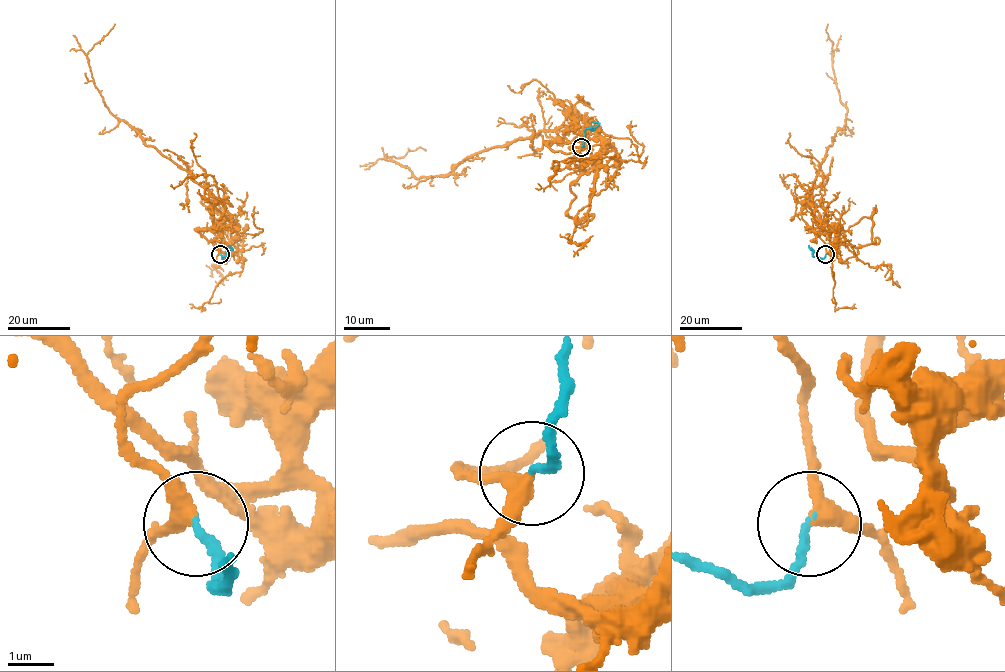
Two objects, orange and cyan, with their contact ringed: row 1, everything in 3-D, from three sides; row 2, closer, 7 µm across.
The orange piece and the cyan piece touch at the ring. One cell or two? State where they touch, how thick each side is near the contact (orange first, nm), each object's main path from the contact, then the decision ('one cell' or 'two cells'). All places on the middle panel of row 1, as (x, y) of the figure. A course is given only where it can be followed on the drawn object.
at (581, 147); 320 nm thick on the orange side, 180 nm on the other; orange runs (581, 147), (583, 129), (597, 129), (545, 129), (474, 153), (449, 174), (417, 178), (385, 156), (425, 151); cyan runs (581, 147), (584, 131), (598, 124), (591, 121); one cell

